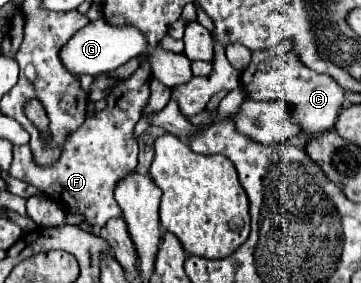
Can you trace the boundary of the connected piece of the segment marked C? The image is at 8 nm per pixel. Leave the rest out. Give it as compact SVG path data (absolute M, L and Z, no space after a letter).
M254 51L250 65L242 71L242 85L254 101L288 101L294 121L308 137L330 131L344 103L344 89L338 87L330 75L310 71L292 53L272 57L268 51Z

